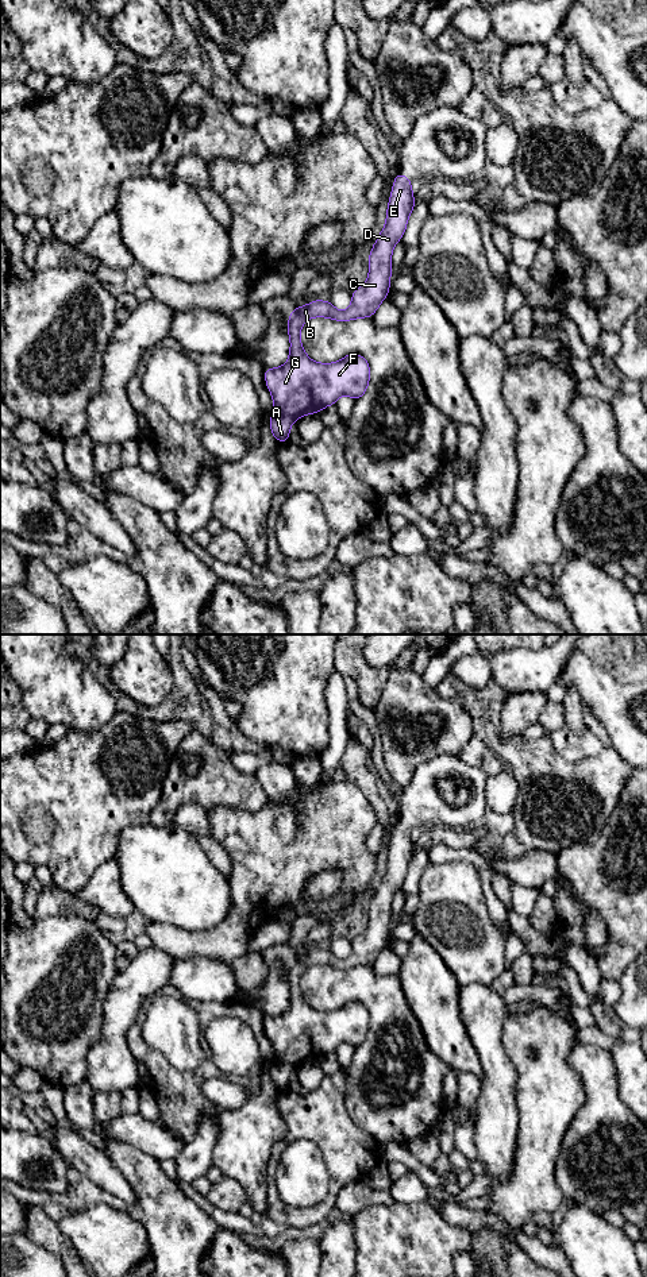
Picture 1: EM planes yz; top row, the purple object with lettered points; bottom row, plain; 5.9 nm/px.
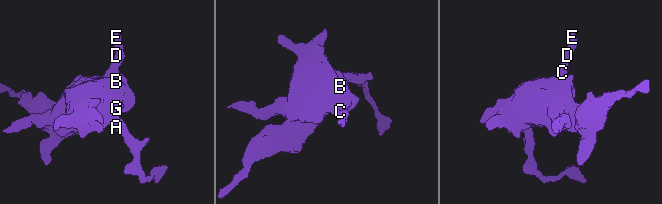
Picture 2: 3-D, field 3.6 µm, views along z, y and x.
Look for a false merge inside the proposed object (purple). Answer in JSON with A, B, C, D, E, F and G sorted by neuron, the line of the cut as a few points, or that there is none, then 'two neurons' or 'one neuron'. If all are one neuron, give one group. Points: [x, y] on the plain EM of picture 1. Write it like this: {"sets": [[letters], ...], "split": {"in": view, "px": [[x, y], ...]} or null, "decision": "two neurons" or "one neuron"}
{"sets": [["A"], ["B", "C", "D", "E", "F", "G"]], "split": {"in": "yz", "px": [[273, 1060], [295, 1067]]}, "decision": "two neurons"}

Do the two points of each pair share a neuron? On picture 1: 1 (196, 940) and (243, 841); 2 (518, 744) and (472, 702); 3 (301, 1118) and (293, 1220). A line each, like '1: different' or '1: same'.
1: same
2: same
3: same

